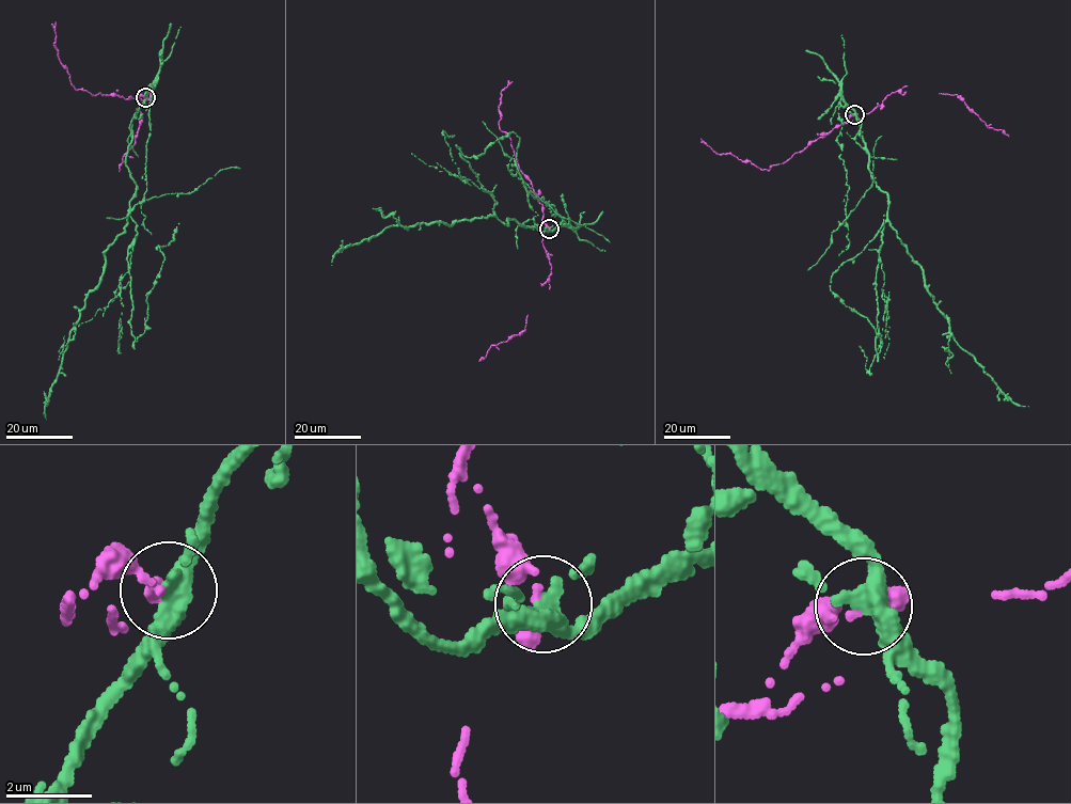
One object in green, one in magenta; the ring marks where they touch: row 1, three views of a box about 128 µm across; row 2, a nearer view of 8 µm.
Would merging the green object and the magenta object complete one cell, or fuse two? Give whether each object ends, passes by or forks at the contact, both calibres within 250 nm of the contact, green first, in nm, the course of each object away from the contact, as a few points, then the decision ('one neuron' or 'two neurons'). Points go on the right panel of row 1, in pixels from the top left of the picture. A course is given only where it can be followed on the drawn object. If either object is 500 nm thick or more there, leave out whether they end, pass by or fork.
green forks there; magenta ends there; 360 nm thick on the green side, 300 nm on the other; green runs (854, 114), (888, 205), (875, 288), (878, 353), (871, 324), (830, 286), (884, 215); magenta runs (853, 115), (768, 170), (728, 153), (719, 155), (701, 138); two neurons

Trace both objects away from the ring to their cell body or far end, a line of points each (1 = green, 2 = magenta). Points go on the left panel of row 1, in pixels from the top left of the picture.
1: (145, 97), (125, 162), (137, 185), (127, 253), (134, 341), (164, 259), (158, 246), (179, 223)
2: (145, 97), (127, 99), (75, 89), (53, 45), (56, 21)

